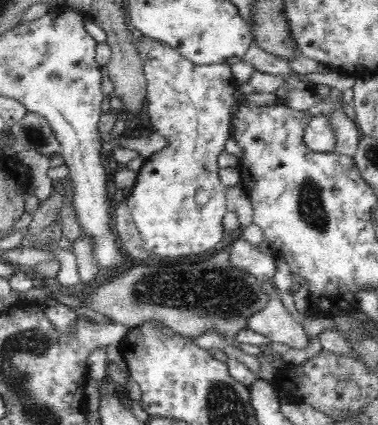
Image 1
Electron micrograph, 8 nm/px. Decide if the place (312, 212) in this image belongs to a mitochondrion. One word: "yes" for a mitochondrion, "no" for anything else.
yes

